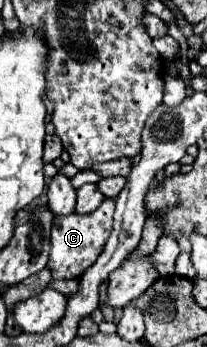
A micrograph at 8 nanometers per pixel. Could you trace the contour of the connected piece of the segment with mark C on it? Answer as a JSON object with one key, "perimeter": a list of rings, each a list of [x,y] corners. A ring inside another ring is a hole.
{"perimeter":[[[104,199],[104,203],[90,215],[56,215],[50,233],[50,259],[48,269],[54,279],[80,279],[88,267],[98,259],[108,235],[112,231],[112,215],[114,215],[114,199]]]}

